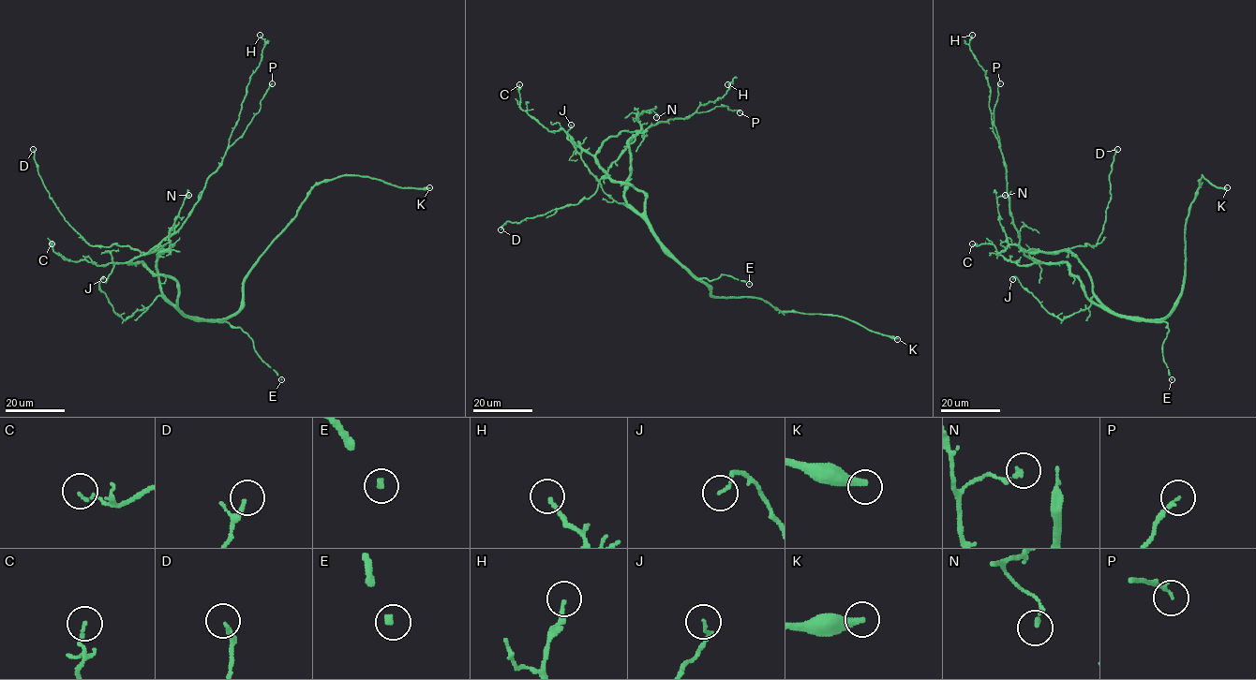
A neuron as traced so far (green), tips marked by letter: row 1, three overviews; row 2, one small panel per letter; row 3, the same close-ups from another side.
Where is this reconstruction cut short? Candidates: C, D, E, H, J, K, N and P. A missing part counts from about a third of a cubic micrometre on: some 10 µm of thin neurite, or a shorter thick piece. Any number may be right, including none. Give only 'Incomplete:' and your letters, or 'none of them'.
Incomplete: K

